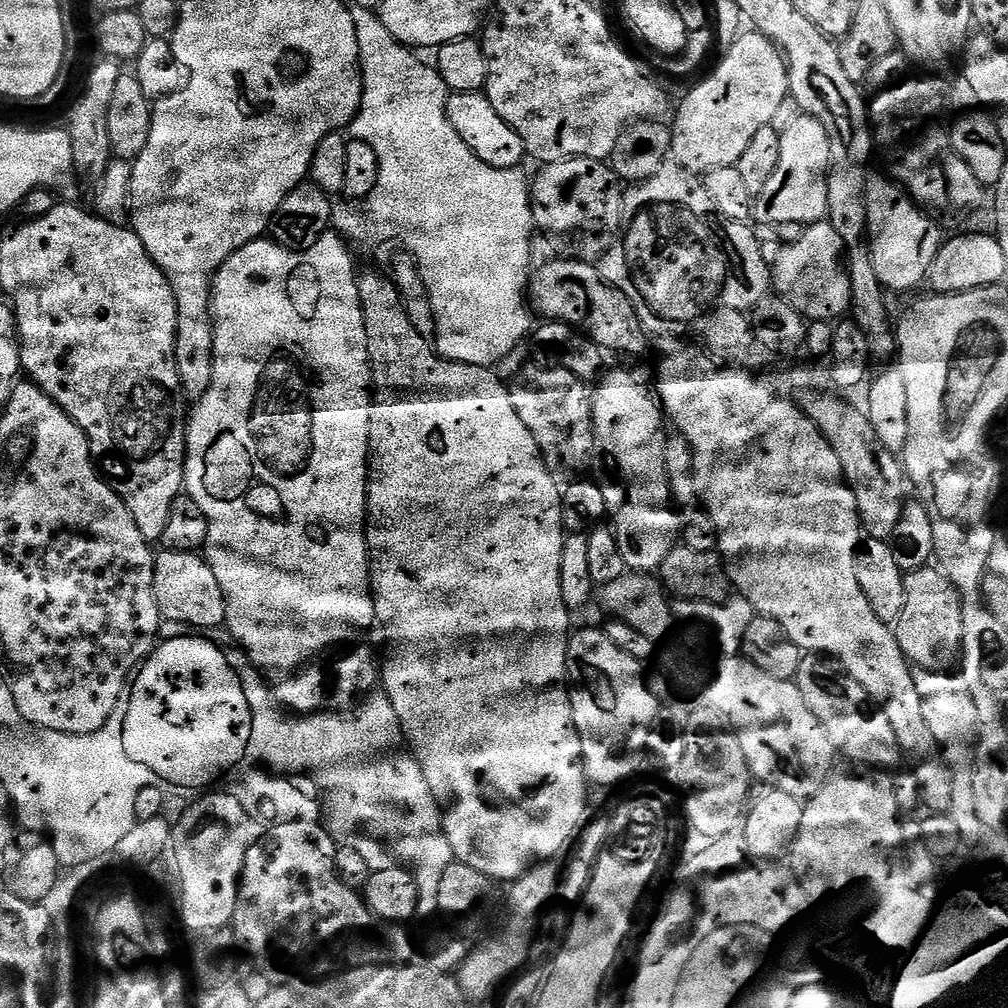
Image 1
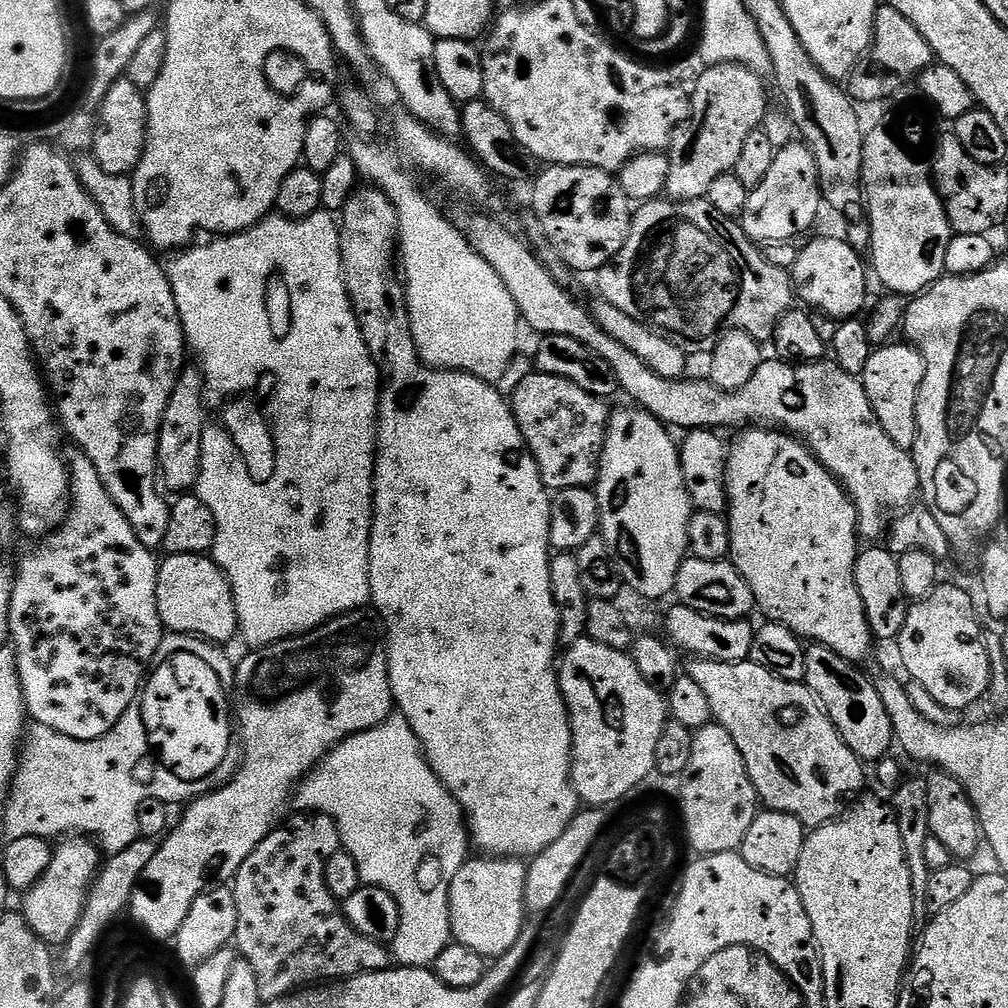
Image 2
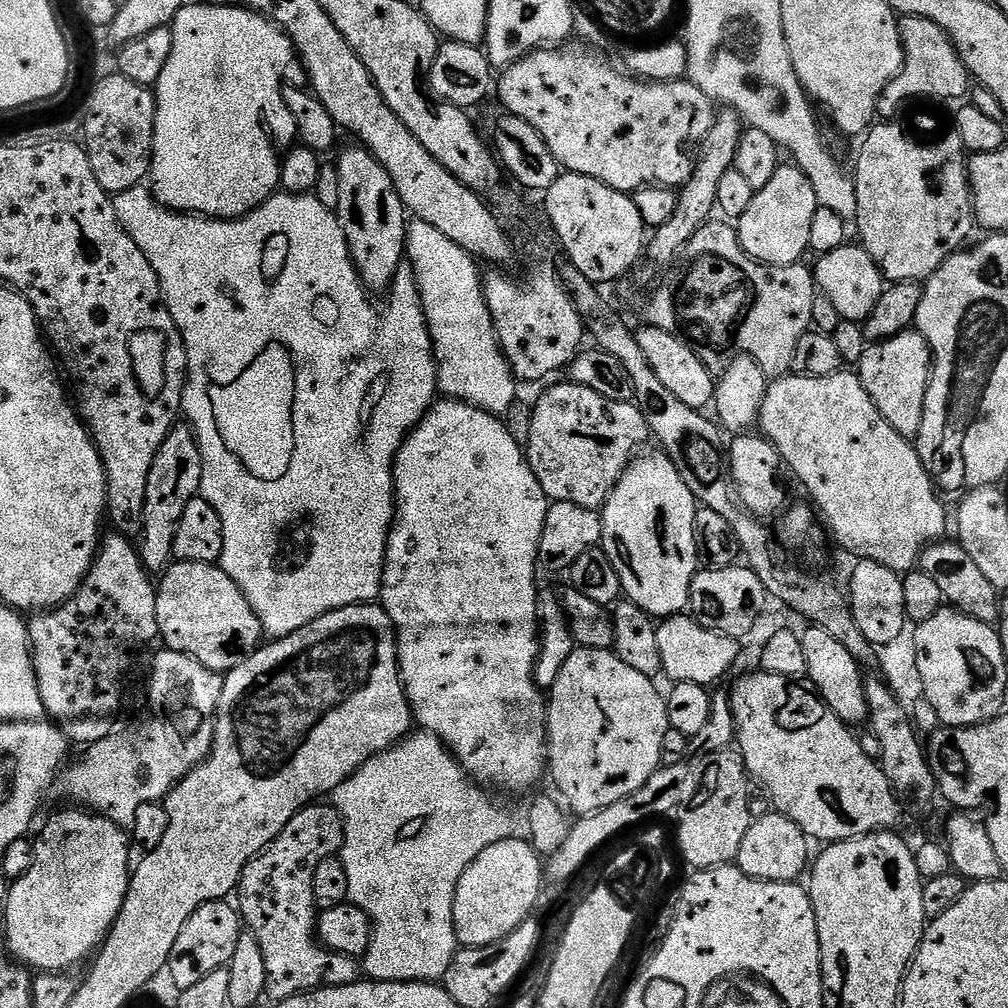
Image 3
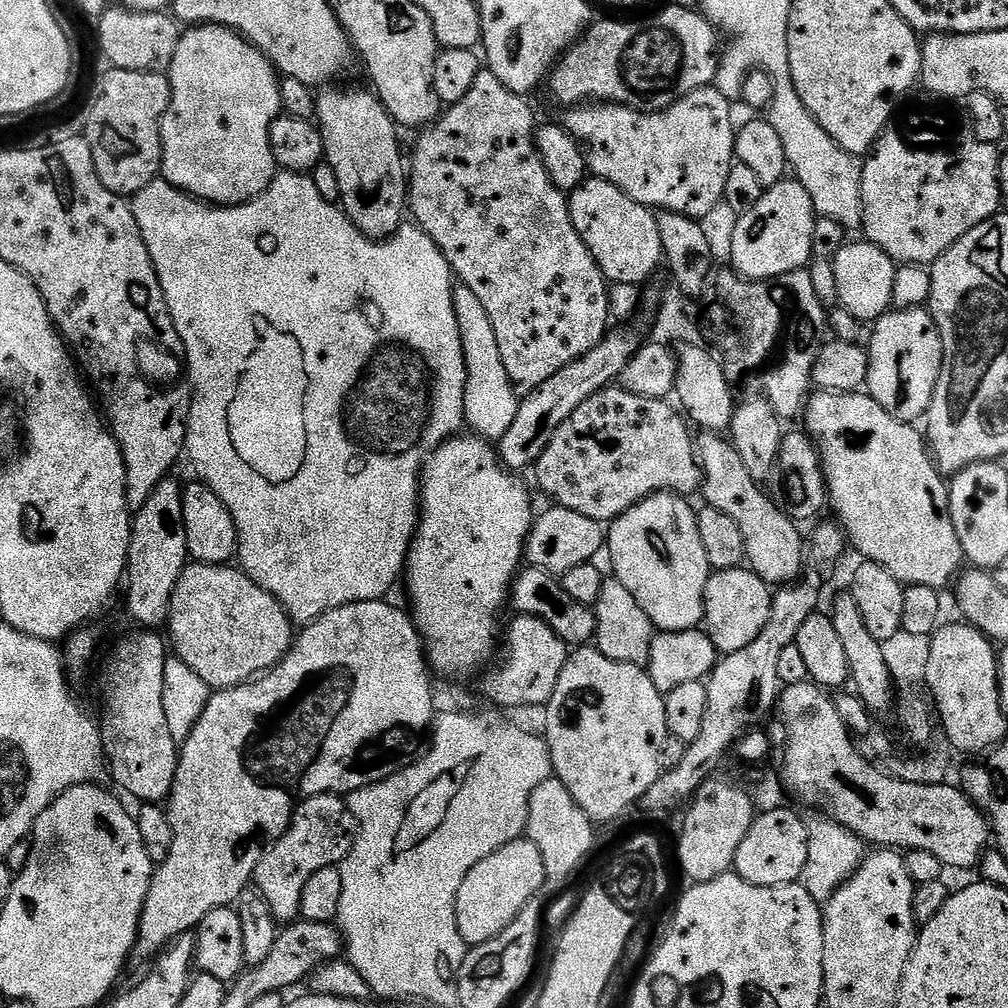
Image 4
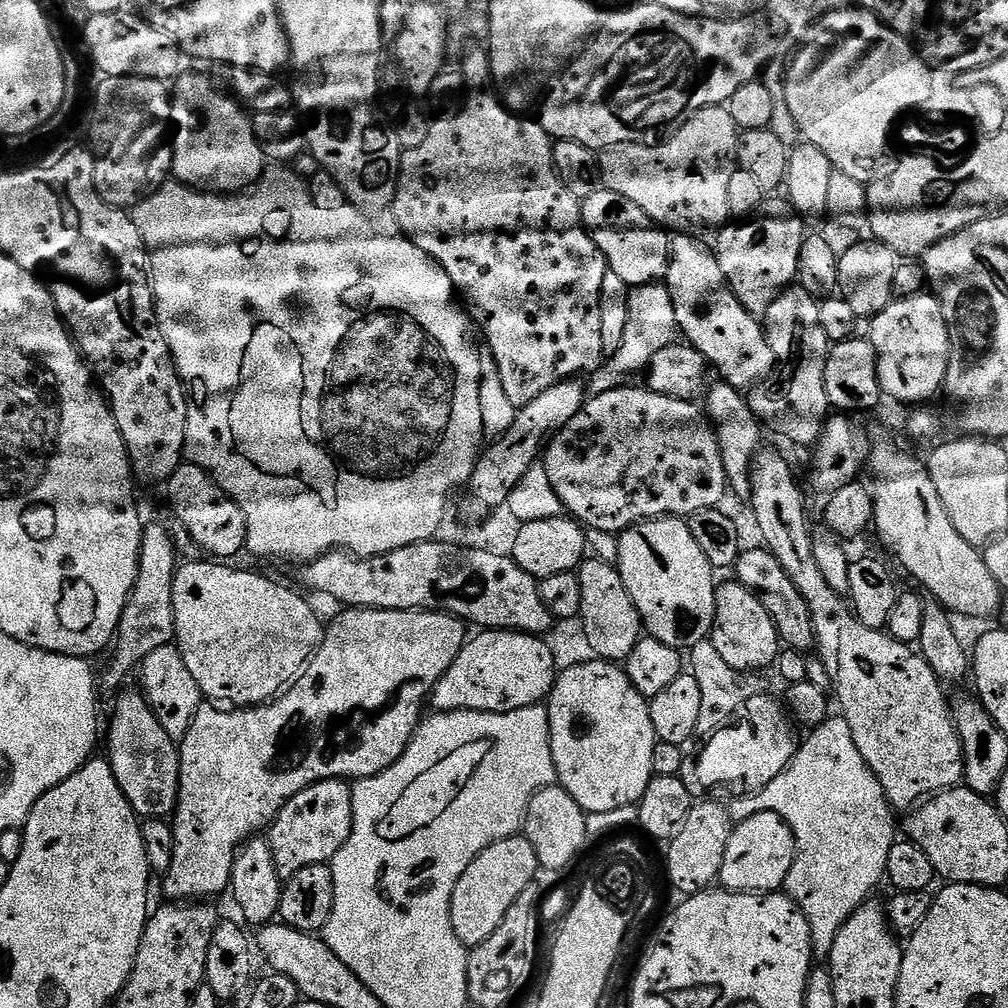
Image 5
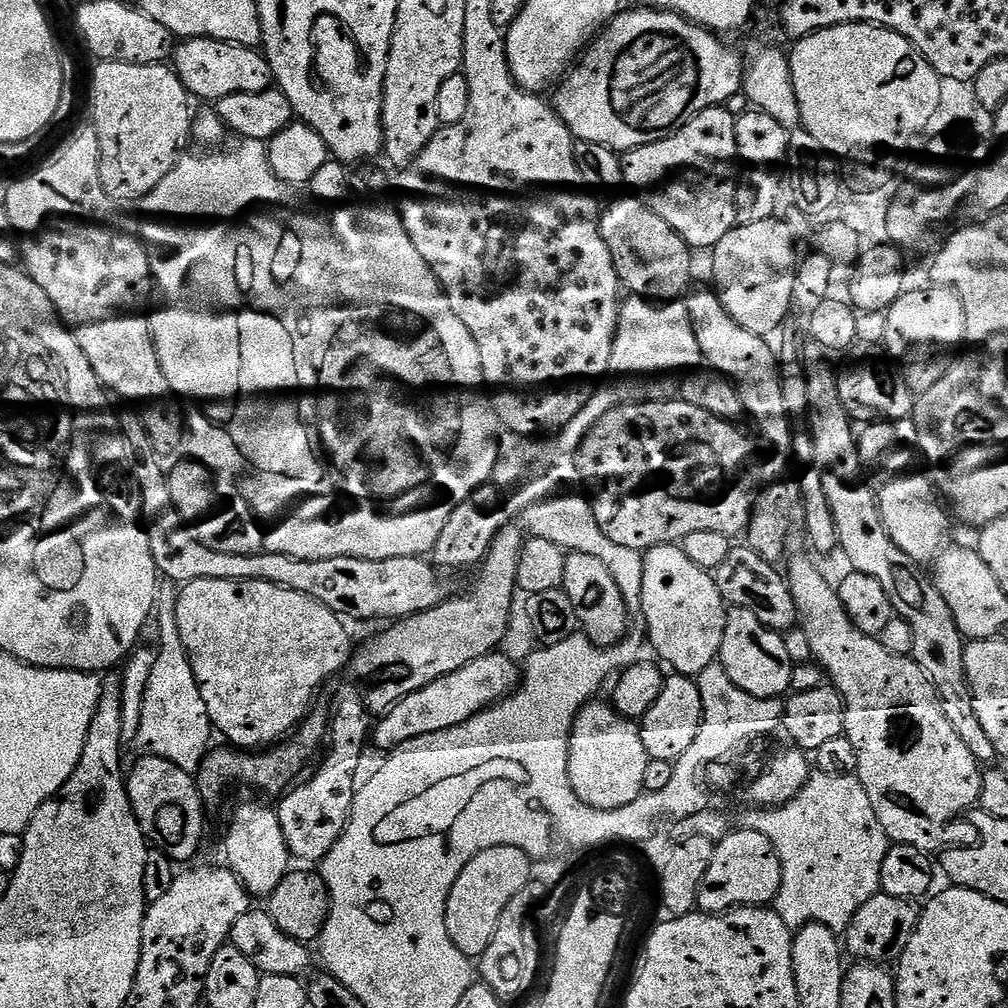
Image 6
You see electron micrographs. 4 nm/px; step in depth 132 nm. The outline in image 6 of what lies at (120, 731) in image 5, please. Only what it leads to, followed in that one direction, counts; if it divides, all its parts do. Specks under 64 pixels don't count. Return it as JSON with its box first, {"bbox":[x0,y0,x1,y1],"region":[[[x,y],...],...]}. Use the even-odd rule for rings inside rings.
{"bbox":[127,754,204,861],"region":[[[147,754],[139,757],[141,760],[127,773],[128,797],[132,803],[134,814],[138,818],[140,828],[145,837],[153,845],[159,846],[168,853],[173,861],[188,860],[200,848],[200,835],[204,832],[204,804],[200,789],[189,773],[183,772],[174,762],[163,760],[158,756]]]}

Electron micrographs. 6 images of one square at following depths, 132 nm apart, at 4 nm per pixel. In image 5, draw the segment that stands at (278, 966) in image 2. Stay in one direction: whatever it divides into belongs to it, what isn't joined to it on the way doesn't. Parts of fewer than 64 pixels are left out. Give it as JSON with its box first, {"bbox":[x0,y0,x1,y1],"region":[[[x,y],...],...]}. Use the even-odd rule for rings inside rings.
{"bbox":[266,780,352,878],"region":[[[323,780],[294,794],[276,815],[266,832],[270,854],[281,878],[298,874],[306,866],[328,864],[342,850],[352,829],[352,784],[349,781]]]}

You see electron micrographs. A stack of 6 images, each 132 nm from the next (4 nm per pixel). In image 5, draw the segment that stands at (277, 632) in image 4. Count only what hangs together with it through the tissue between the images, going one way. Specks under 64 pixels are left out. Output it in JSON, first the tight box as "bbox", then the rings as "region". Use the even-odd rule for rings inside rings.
{"bbox":[174,562,325,706],"region":[[[224,562],[202,563],[181,563],[177,567],[176,577],[174,578],[174,626],[176,627],[174,643],[180,649],[182,658],[186,662],[186,667],[190,669],[190,674],[194,674],[194,682],[198,682],[201,693],[209,701],[223,702],[228,706],[259,706],[271,701],[279,696],[304,671],[308,661],[316,655],[316,649],[319,648],[320,641],[324,639],[325,625],[323,623],[320,624],[315,610],[294,589],[287,588],[286,585],[279,584],[278,581],[271,580],[270,577],[263,576],[260,572],[242,572],[238,568],[228,568],[232,566]]]}

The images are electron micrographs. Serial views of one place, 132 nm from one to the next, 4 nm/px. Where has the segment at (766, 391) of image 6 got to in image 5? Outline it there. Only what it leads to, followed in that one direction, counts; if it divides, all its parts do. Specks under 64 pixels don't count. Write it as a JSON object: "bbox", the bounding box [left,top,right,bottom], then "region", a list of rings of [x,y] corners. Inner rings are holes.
{"bbox":[666,234,777,390],"region":[[[680,234],[670,244],[666,287],[674,302],[677,329],[682,336],[684,332],[683,339],[697,348],[715,371],[716,368],[720,371],[719,379],[723,383],[741,390],[749,390],[748,388],[762,383],[764,379],[767,381],[771,377],[773,369],[777,367],[775,354],[768,345],[768,338],[761,321],[759,324],[756,321],[759,319],[753,313],[747,312],[742,302],[733,294],[732,287],[722,274],[722,266],[718,262],[715,251],[709,245],[707,248],[706,245],[692,239],[696,238],[688,234]]]}

